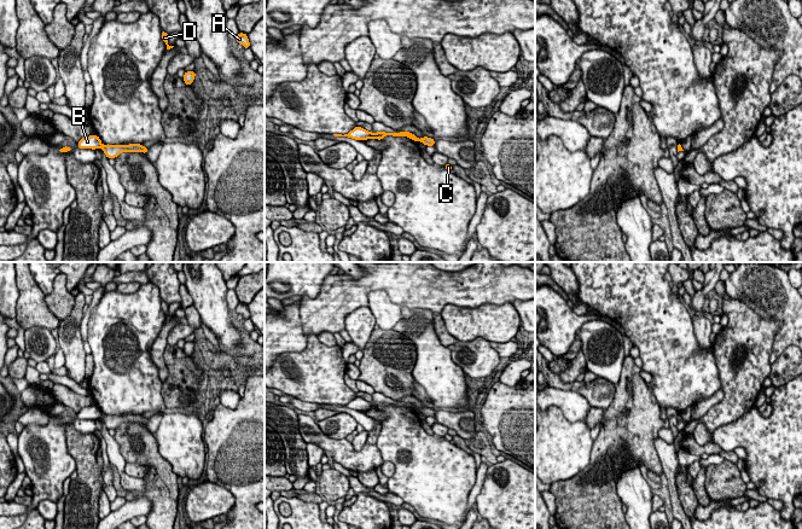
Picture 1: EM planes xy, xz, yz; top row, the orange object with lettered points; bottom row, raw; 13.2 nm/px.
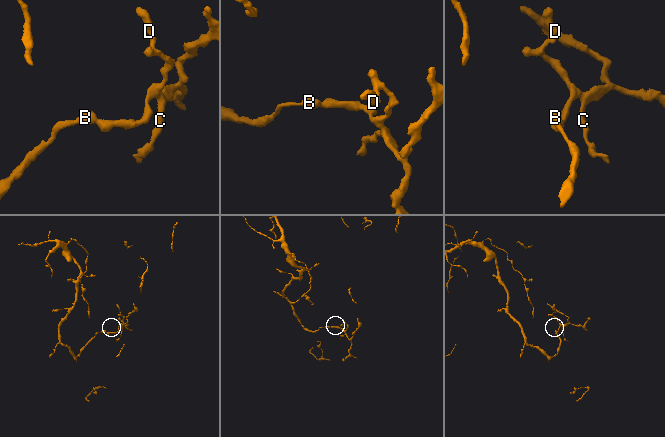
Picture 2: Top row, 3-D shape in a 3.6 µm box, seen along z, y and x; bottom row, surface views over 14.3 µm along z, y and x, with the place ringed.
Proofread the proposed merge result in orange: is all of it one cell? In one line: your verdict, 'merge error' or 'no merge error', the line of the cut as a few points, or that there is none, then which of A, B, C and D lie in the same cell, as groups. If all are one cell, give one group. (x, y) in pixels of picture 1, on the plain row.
merge error; cut in xz along (371, 403), (372, 407); A C D / B

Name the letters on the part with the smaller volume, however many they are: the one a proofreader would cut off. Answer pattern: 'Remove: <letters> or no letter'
Remove: A, C, D

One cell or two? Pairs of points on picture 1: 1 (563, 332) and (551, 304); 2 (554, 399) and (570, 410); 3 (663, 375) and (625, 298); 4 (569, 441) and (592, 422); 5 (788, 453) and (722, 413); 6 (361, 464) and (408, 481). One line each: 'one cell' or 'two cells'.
1: one cell
2: one cell
3: one cell
4: two cells
5: two cells
6: two cells

